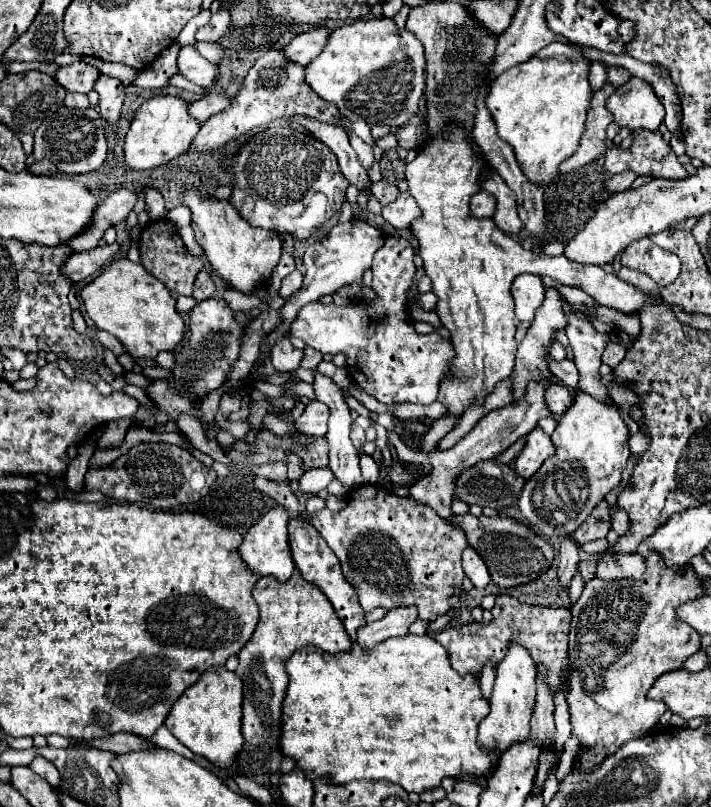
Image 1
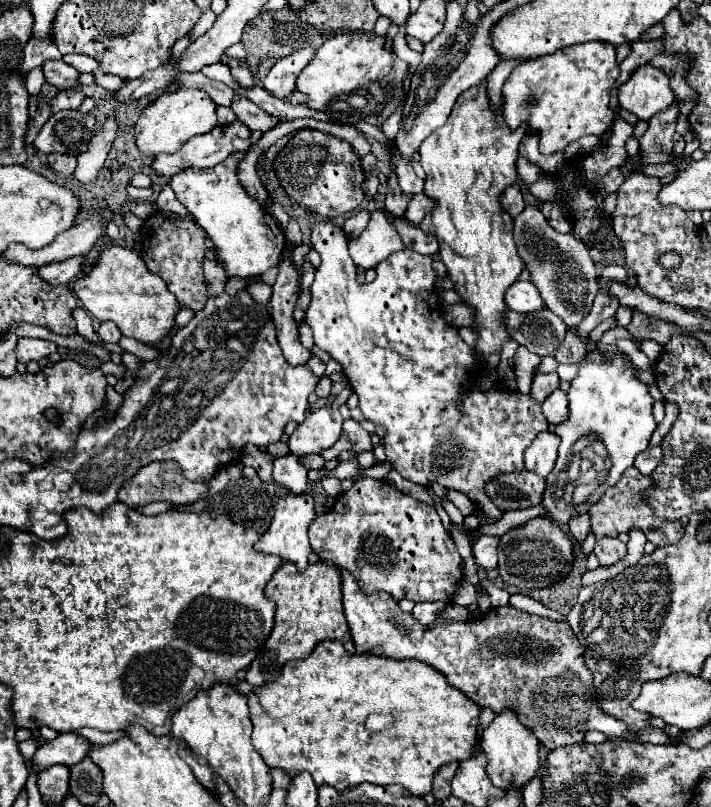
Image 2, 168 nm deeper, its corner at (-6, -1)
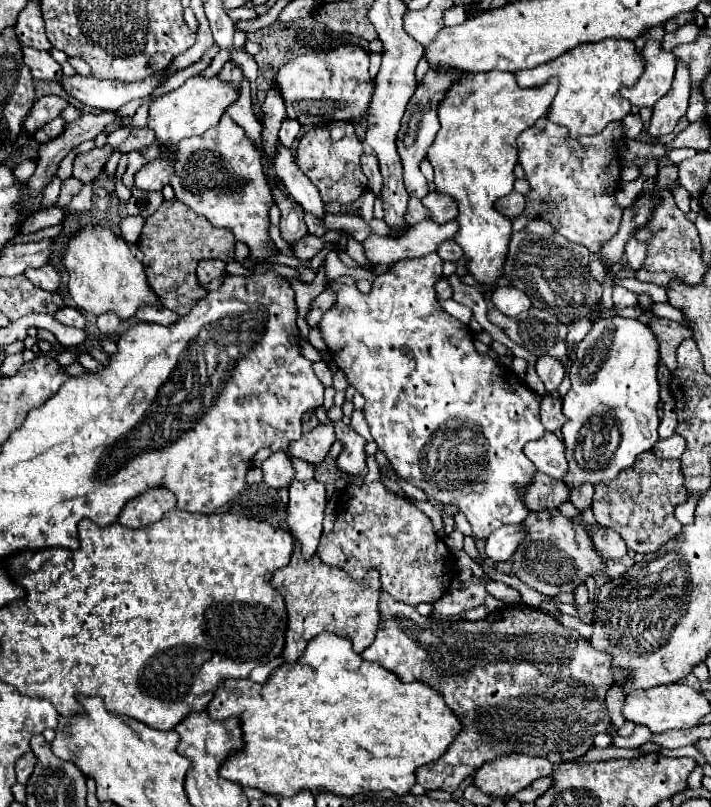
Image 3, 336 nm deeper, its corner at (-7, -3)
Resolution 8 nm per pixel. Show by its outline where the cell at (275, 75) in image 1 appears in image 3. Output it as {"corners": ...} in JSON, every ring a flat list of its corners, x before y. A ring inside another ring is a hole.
{"corners":[[162,157,154,159,154,163,146,163,134,177,134,183,138,189,144,191,162,191,166,181,174,175,174,157]]}

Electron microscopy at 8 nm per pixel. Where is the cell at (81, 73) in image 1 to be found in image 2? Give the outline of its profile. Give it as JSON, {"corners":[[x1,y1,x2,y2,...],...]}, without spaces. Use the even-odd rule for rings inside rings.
{"corners":[[55,59,43,61,41,69,43,69,43,75,45,75,47,83,55,85,57,89,69,89,69,87,77,85,77,75,79,73,71,65,63,63,61,59,59,61,55,61]]}

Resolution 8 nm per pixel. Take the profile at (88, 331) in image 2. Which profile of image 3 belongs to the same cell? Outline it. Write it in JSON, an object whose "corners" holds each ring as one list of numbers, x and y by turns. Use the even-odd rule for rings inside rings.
{"corners":[[64,307,64,309,60,309,60,311,56,313,56,319,58,319,60,323,64,323,66,327,84,329,84,325,86,325,86,317,84,317,78,309,74,309,74,307]]}

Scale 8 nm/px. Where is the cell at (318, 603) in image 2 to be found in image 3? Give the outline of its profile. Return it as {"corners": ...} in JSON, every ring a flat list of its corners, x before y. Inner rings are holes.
{"corners":[[296,545,290,563,272,575,272,587,286,601,288,627,286,627,286,643,282,651,286,663,292,663,298,657,302,657,308,641,322,631,330,631,350,639,354,643,356,653,362,653,374,641,380,621,378,615,380,577,374,571,366,575,366,581,362,585,352,577,348,577,342,569,322,563,316,555,308,561,302,559,300,547]]}

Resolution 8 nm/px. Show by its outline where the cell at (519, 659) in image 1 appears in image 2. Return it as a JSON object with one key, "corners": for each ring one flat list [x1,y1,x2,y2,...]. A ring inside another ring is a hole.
{"corners":[[509,711,501,713,501,717,495,717,493,723,483,731,481,749,485,751,489,761,487,775,499,789,515,789,529,783,541,765,539,741,527,729,521,729,521,725,517,725,517,717,513,717,513,713]]}

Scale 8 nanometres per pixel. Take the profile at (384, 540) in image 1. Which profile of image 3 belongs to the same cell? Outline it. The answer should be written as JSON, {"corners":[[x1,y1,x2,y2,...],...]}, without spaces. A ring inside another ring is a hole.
{"corners":[[380,481,364,485,348,485,344,489,334,529,322,537,316,555,328,565,344,569,356,581,364,581,366,573,370,569,376,569,380,573,382,591,390,593,396,601,408,605,432,603,440,599,446,593,446,589,452,585,452,579,456,575,454,557,448,545,436,535,430,517,424,515,420,509,416,509,414,503,408,503,404,497,398,497,392,491,388,491]]}

